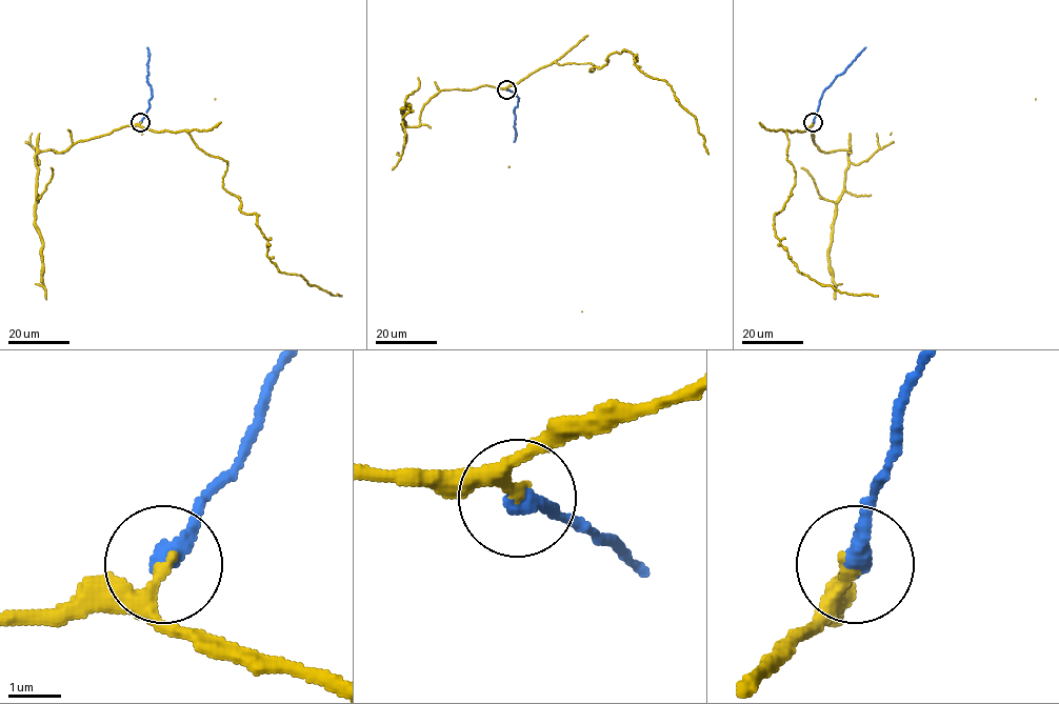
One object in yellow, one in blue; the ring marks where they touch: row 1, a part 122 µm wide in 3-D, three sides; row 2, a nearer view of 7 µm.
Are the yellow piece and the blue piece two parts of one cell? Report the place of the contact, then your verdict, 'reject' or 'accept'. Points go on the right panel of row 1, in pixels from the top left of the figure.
place (813, 122); accept

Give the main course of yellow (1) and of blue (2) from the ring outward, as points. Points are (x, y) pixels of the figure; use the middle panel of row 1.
1: (506, 88), (554, 62), (590, 63), (590, 72), (630, 52), (695, 118), (708, 154)
2: (506, 88), (518, 98), (515, 108), (514, 142)

